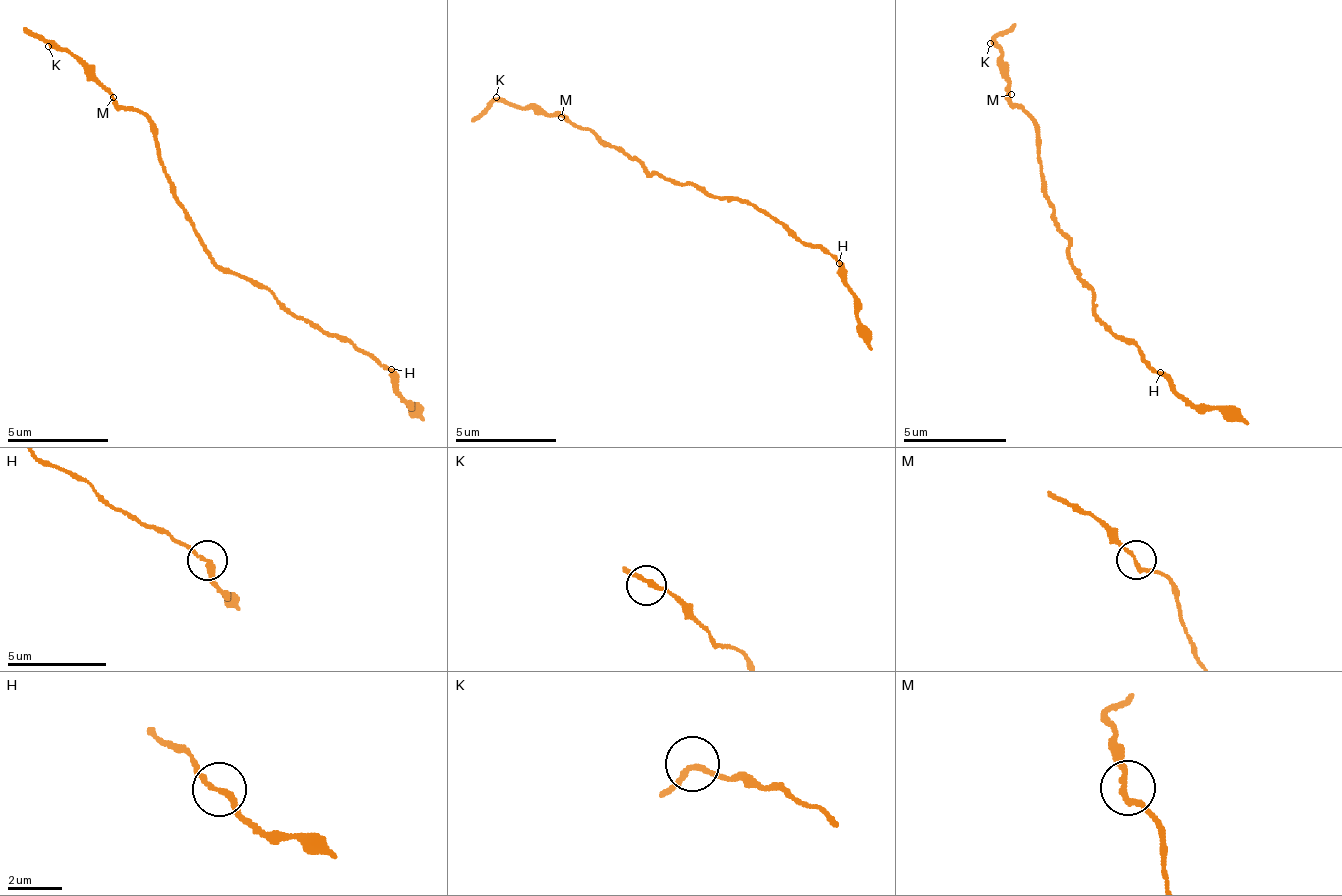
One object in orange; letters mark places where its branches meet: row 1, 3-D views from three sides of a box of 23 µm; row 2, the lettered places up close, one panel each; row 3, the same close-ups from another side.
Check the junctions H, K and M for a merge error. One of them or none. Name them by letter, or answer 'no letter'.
H

